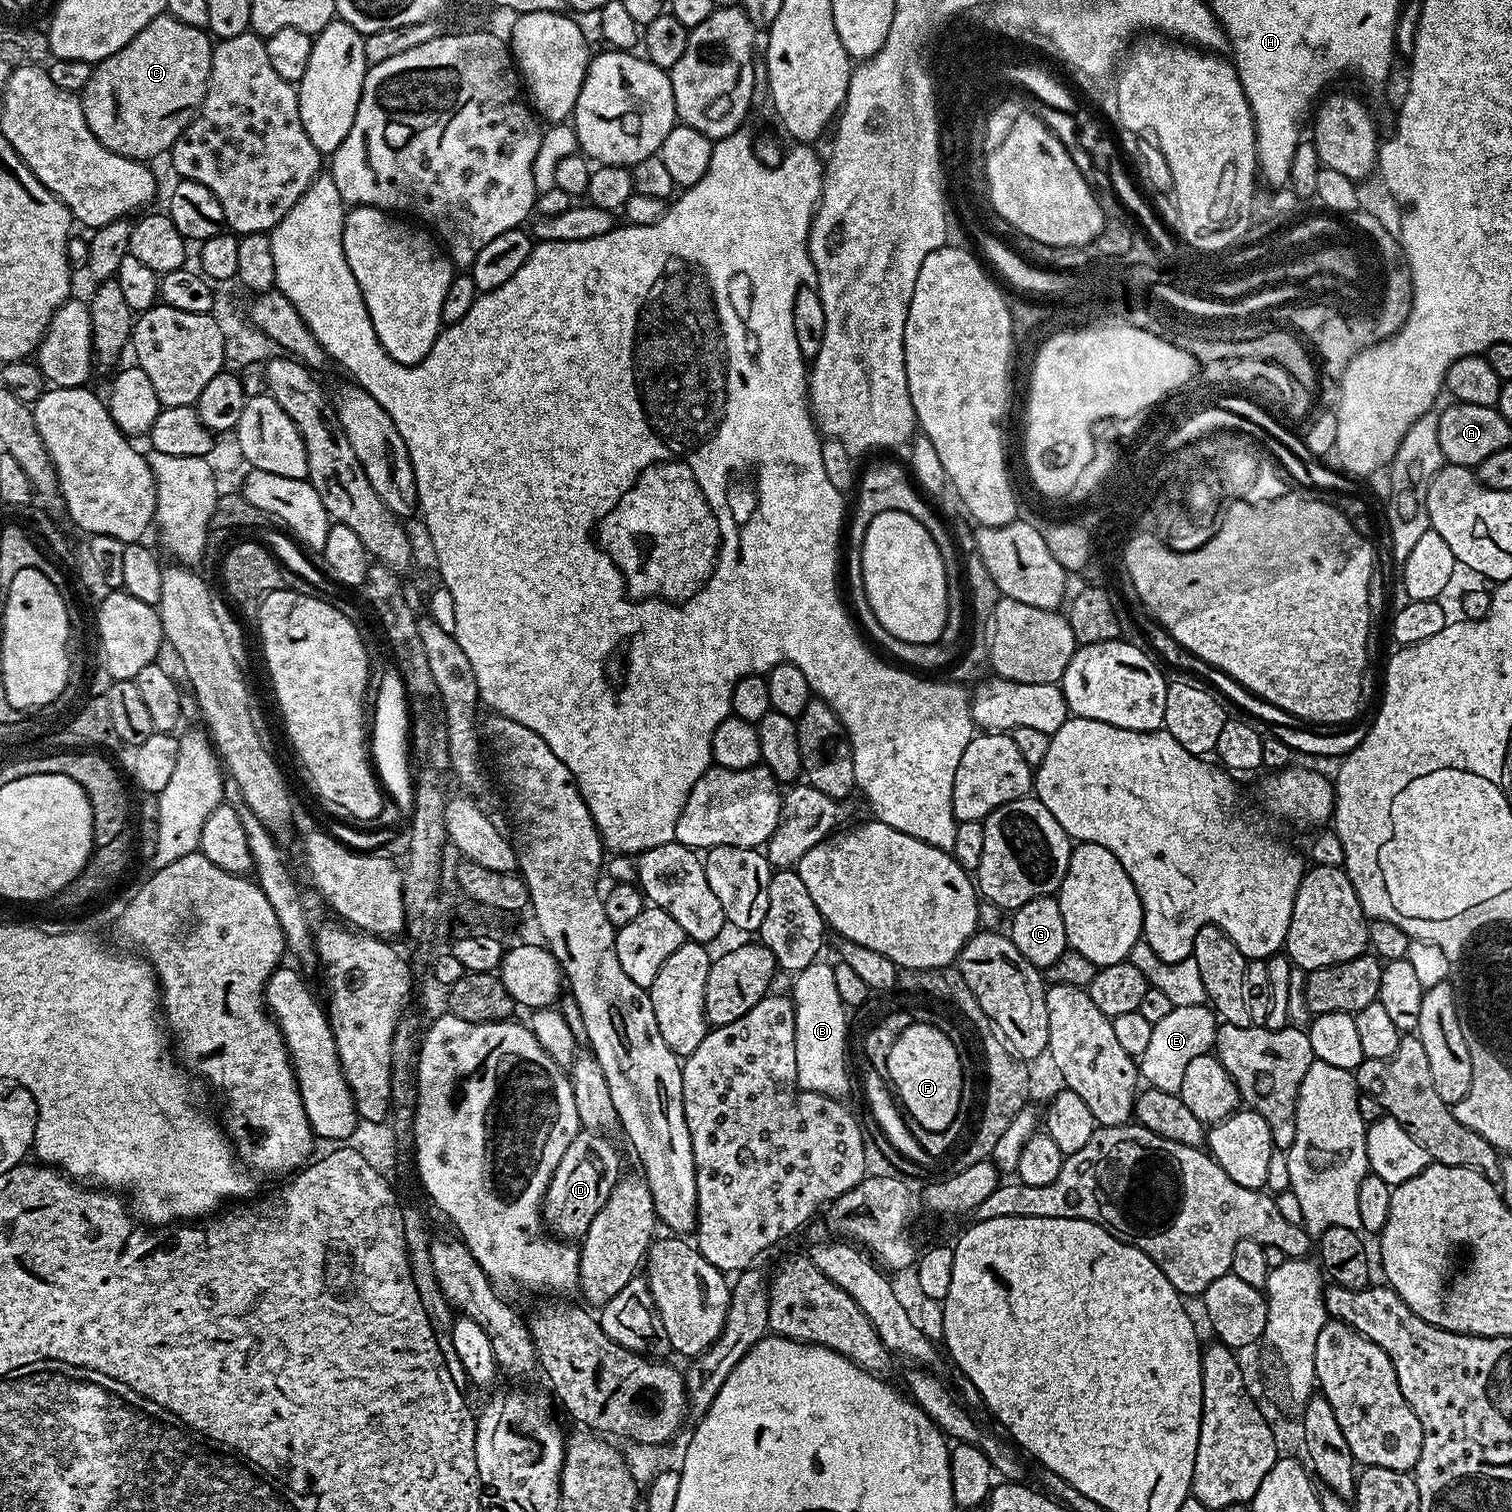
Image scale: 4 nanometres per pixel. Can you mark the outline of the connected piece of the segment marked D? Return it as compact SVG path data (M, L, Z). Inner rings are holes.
M581 1130L574 1142L566 1146L566 1154L562 1154L562 1162L558 1162L558 1170L550 1178L542 1205L542 1220L551 1235L569 1242L579 1241L610 1198L622 1170L620 1156L608 1140L611 1139L599 1132Z

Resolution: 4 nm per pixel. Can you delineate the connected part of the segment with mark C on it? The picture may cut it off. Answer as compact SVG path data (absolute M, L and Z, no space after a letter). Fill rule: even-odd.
M167 14L153 18L138 34L134 34L134 38L130 38L130 42L126 46L122 46L122 50L110 54L106 59L99 61L92 69L90 82L86 85L82 93L82 103L84 106L84 117L94 134L94 138L98 138L98 142L102 142L102 146L106 146L106 150L110 150L114 154L122 154L131 160L152 162L155 156L160 156L163 152L165 155L171 149L172 143L192 123L196 113L200 110L200 105L204 102L204 91L208 88L208 79L210 78L210 70L212 69L213 47L213 41L205 29L195 28L186 22L175 20L174 17Z

